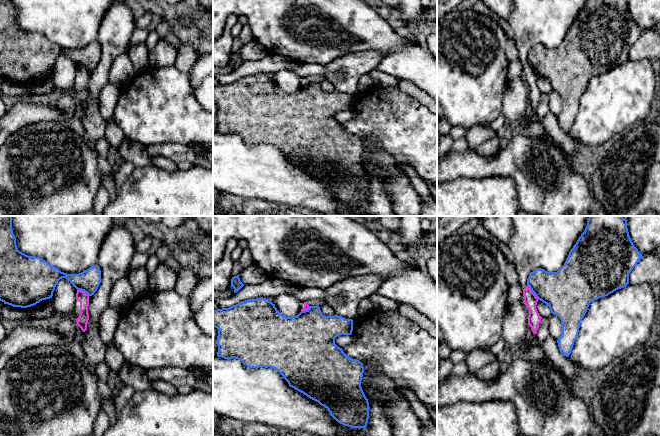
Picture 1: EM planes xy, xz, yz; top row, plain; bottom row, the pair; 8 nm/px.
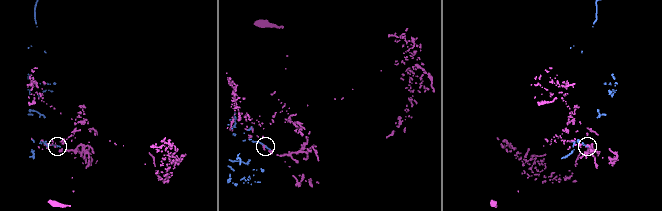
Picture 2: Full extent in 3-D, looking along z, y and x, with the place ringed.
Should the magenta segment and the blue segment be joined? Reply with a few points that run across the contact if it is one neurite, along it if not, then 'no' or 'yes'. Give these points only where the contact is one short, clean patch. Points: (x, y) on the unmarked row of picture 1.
no

